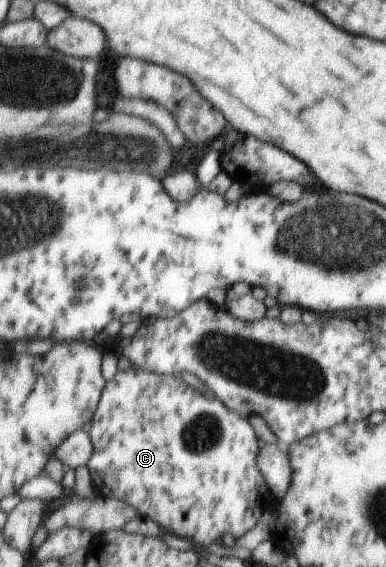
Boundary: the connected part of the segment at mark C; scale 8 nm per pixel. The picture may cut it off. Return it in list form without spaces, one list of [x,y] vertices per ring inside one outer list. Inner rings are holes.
[[[134,366],[127,372],[119,372],[117,378],[108,382],[108,386],[103,394],[102,404],[99,406],[98,413],[95,414],[94,423],[90,433],[95,442],[95,456],[91,458],[88,464],[92,478],[96,483],[101,495],[122,499],[123,502],[139,510],[141,518],[153,518],[158,524],[163,526],[162,530],[179,537],[189,539],[197,545],[211,546],[211,544],[221,544],[225,533],[229,533],[237,539],[245,536],[249,530],[255,528],[265,512],[272,509],[278,509],[280,506],[279,499],[274,495],[269,480],[265,478],[263,470],[259,468],[259,452],[261,452],[261,442],[259,436],[249,420],[236,411],[231,410],[227,404],[219,400],[212,392],[207,389],[208,395],[199,392],[189,386],[179,375],[163,375],[153,372],[147,372],[143,368]]]

